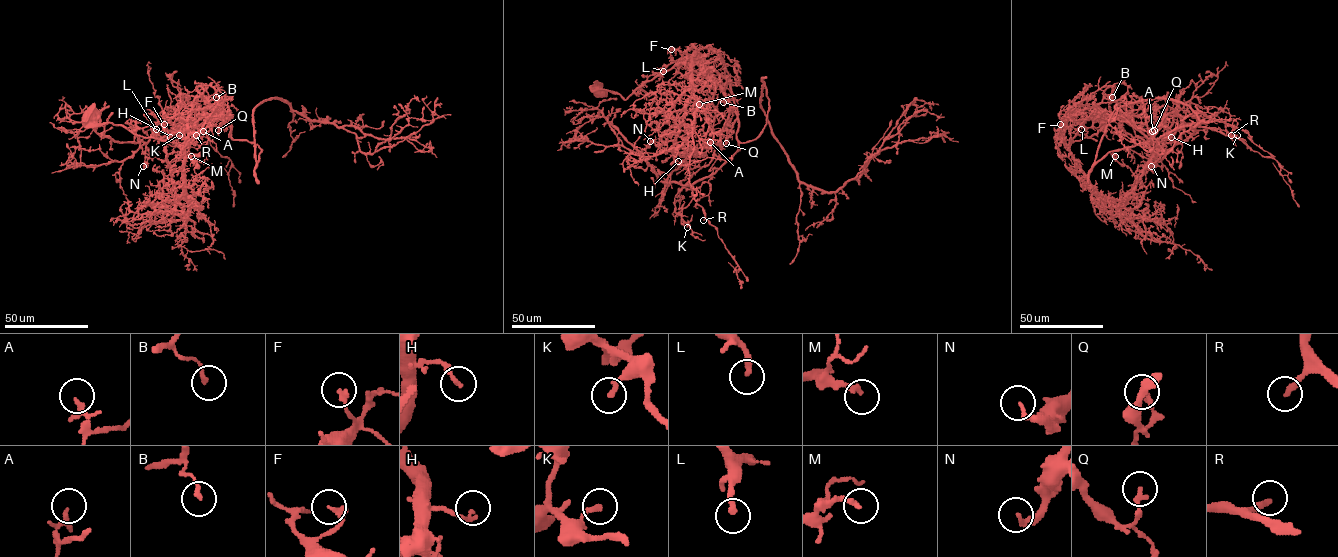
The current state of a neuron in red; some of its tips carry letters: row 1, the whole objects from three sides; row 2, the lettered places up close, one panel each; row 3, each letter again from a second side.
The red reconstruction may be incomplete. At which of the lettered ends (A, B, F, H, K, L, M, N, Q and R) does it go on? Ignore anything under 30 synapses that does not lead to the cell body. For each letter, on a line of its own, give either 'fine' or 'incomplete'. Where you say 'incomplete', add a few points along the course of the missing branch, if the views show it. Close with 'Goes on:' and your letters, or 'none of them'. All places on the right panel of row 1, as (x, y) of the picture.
A: fine
B: fine
F: fine
H: incomplete
K: fine
L: incomplete
M: fine
N: fine
Q: fine
R: incomplete | (1231, 135), (1255, 118)
Goes on: H, L, R

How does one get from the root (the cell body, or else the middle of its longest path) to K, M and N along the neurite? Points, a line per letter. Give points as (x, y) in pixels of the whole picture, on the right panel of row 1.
K: (1102, 117), (1110, 124), (1069, 144), (1104, 111), (1149, 138), (1173, 113), (1237, 135)
M: (1102, 117), (1100, 123), (1110, 124), (1071, 142), (1069, 150), (1099, 193), (1123, 199), (1137, 178), (1115, 156)
N: (1102, 117), (1100, 123), (1110, 124), (1069, 145), (1071, 157), (1099, 193), (1123, 199), (1154, 156), (1151, 166)

